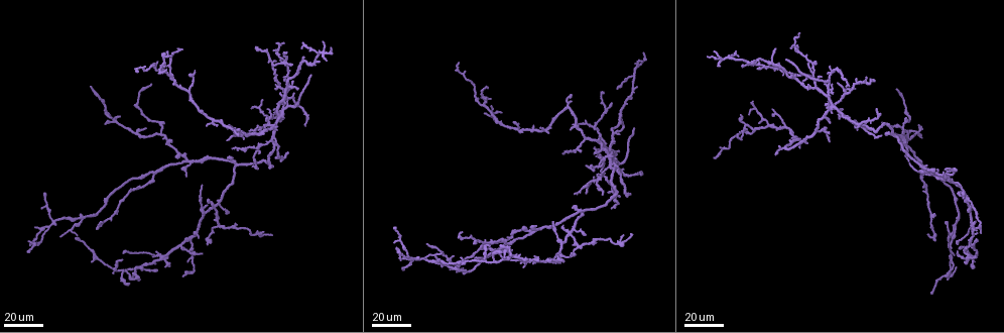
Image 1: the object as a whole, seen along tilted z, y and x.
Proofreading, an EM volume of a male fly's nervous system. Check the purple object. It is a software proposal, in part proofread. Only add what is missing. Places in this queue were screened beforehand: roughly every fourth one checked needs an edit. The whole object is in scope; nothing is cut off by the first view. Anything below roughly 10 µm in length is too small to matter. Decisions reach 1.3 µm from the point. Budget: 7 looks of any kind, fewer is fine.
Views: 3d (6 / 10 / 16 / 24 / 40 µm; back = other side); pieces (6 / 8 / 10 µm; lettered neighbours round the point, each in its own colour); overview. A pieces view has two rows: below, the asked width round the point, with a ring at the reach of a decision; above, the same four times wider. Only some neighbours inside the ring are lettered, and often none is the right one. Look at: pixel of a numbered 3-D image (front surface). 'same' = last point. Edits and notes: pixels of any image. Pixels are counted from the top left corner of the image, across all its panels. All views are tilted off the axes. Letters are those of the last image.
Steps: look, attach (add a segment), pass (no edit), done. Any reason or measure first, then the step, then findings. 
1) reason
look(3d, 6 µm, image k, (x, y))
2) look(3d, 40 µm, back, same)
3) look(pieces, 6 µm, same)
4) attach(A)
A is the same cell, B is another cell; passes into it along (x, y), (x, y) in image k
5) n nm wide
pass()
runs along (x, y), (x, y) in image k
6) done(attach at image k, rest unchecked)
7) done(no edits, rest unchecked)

branch stops here
look(3d, 40 µm, image 1, (635, 128))

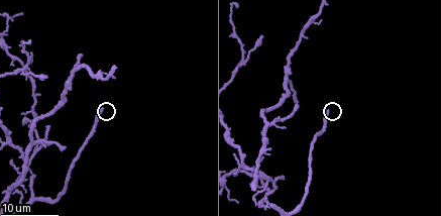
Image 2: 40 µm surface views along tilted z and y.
look(3d, 6 µm, image 2, (329, 109))

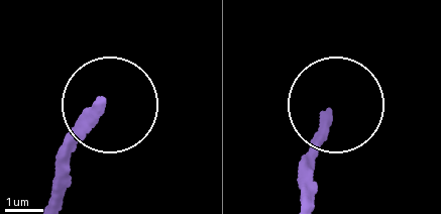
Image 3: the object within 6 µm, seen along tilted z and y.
look(pieces, 6 µm, image 3, (101, 104))

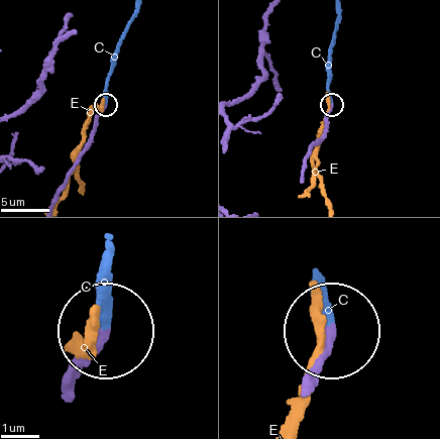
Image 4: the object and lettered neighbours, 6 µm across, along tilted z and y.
attach(C)
C is the same cell, E is another cell; the neuron continues

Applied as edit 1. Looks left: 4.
look(overview)

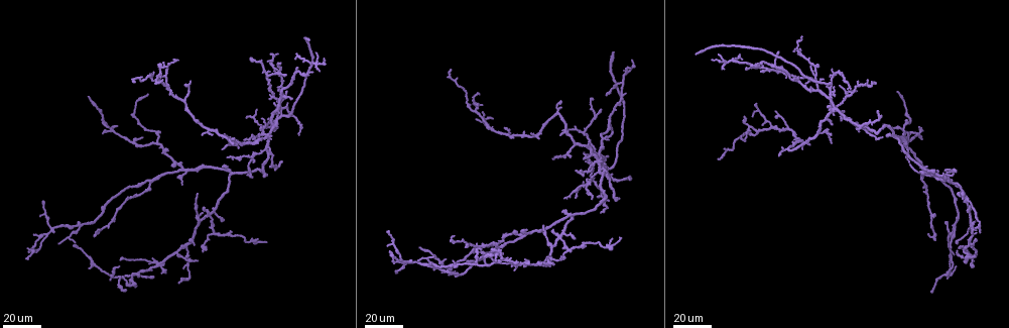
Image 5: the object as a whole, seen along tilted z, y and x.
free end
look(3d, 24 µm, image 5, (617, 198))

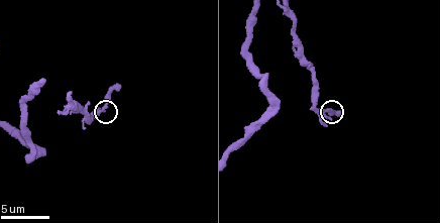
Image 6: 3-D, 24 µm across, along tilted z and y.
look(pieces, 8 µm, image 6, (324, 124))

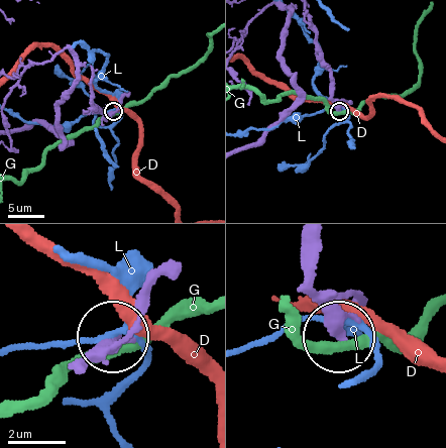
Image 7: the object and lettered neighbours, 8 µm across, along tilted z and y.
pass()
D, G and L are other cells; none of them fits

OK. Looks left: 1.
done(attach at image 4, rest unchecked)

